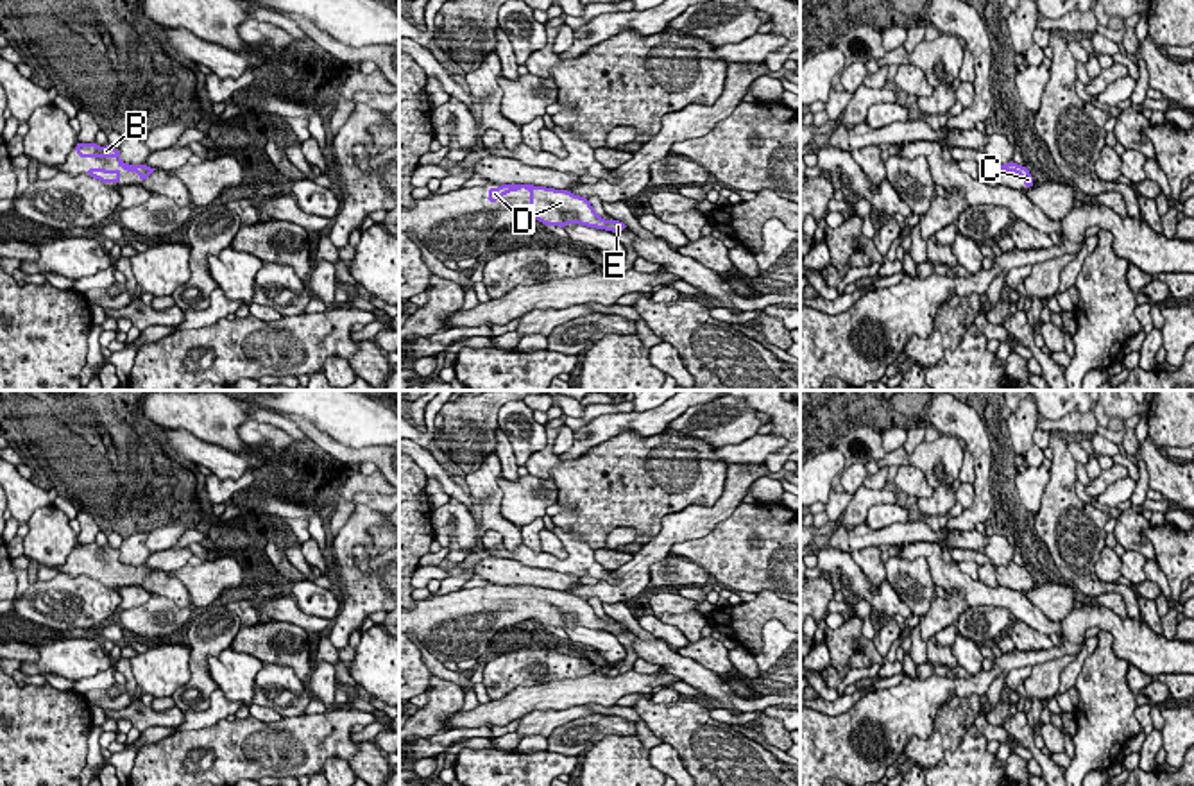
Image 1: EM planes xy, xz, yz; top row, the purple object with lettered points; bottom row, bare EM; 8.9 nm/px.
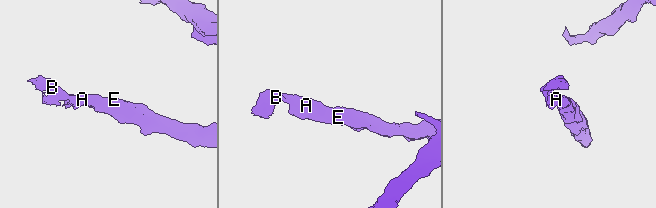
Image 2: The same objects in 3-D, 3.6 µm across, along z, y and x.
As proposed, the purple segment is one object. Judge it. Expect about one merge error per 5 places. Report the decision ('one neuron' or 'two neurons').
one neuron

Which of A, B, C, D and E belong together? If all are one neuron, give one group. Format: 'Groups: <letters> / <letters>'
Groups: A B C D E

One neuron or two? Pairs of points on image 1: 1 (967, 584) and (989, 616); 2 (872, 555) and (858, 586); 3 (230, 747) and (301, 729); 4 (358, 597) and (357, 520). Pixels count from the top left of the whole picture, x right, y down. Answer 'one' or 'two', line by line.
1: two
2: two
3: one
4: one

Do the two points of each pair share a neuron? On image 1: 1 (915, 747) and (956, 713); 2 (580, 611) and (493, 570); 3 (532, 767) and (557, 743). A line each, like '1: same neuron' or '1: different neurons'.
1: same neuron
2: different neurons
3: different neurons

